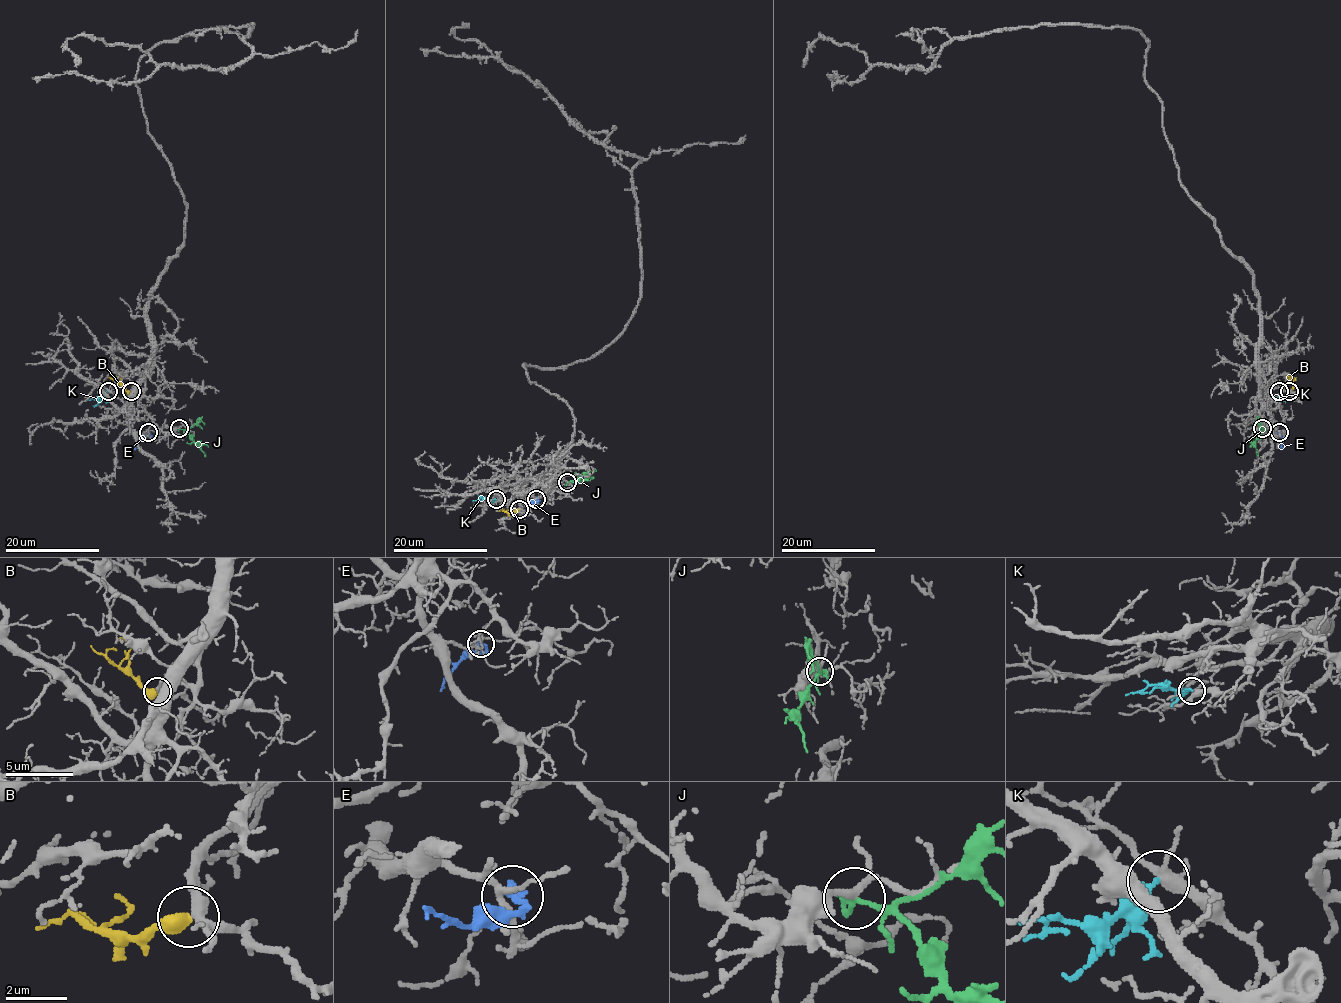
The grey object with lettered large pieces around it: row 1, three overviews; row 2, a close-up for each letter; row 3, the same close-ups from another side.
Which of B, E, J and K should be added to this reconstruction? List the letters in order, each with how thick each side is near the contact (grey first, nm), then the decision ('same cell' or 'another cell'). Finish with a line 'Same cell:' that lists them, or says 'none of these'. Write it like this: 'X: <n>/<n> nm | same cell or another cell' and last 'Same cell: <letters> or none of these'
B: 300/500 nm | same cell
E: 190/240 nm | another cell
J: 180/240 nm | another cell
K: 320/400 nm | another cell
Same cell: B

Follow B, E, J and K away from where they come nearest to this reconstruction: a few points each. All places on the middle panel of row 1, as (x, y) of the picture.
B: (518, 510), (508, 512), (505, 504)
E: (536, 499), (530, 504), (522, 500)
J: (568, 483), (582, 474), (594, 478)
K: (496, 499), (473, 501)

